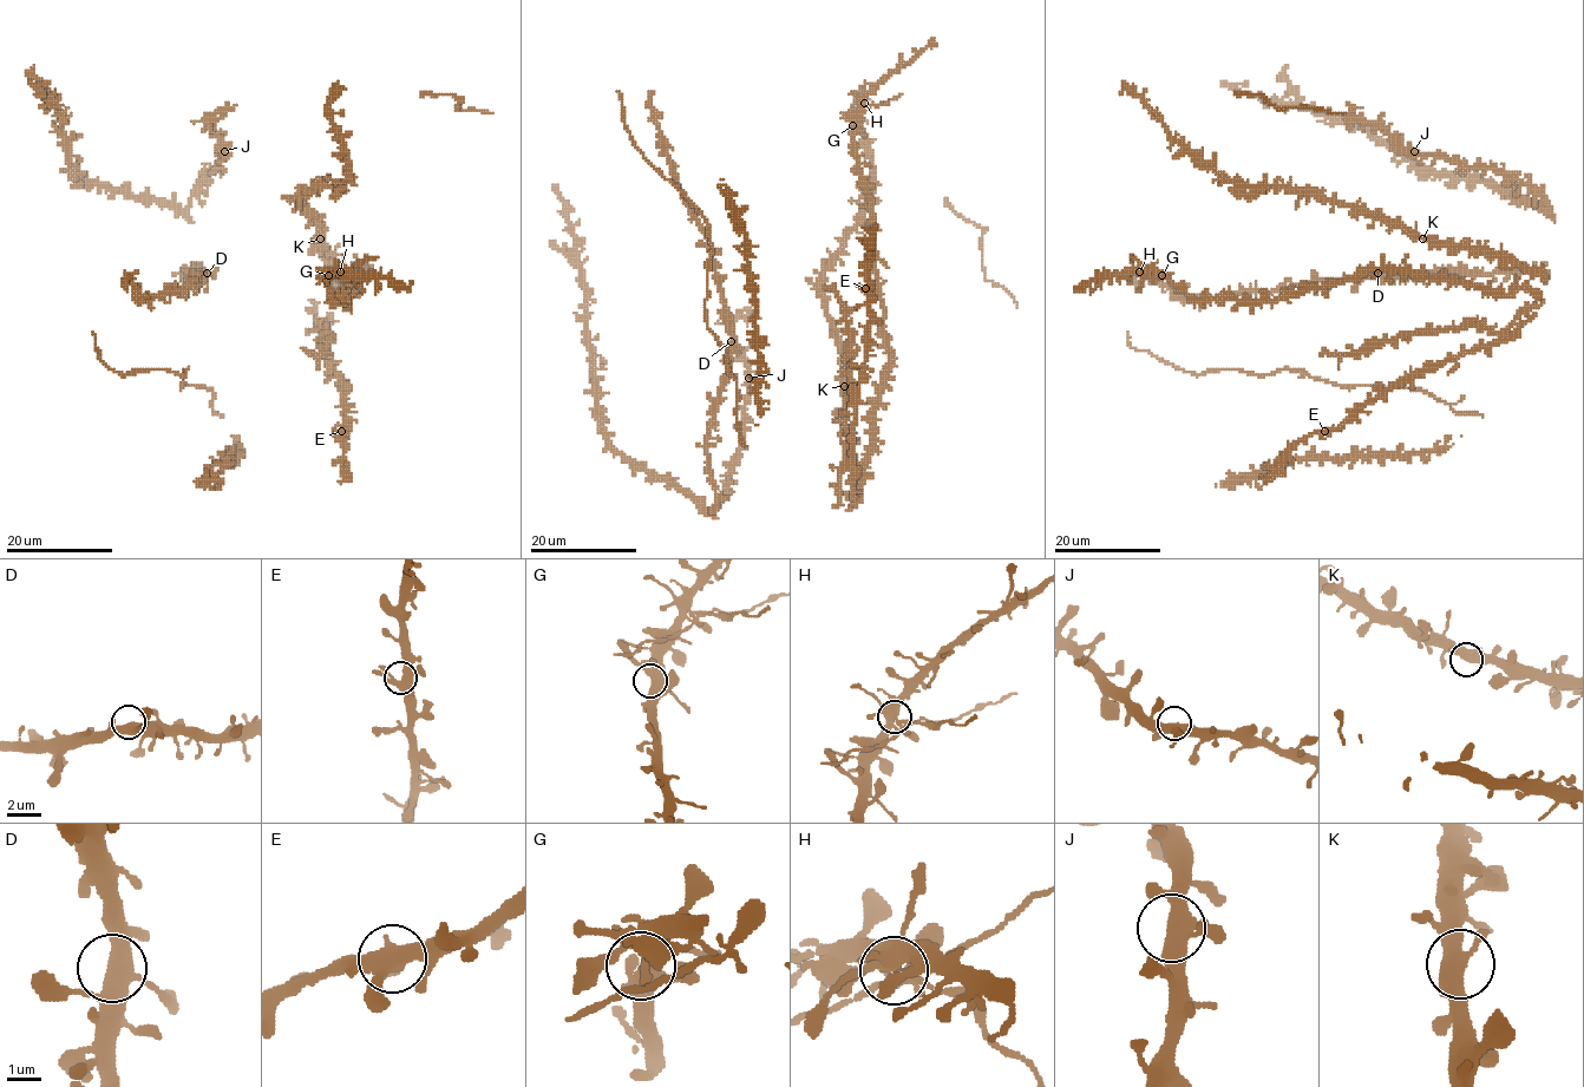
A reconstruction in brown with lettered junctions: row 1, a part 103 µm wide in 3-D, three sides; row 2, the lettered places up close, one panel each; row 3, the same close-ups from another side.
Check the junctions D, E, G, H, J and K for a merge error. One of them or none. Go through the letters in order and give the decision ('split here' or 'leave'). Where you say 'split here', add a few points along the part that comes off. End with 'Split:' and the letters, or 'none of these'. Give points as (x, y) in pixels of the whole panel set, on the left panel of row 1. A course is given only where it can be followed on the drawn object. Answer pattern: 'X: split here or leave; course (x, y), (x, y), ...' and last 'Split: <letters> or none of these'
D: leave
E: leave
G: leave
H: split here; course (340, 273), (379, 256)
J: leave
K: leave
Split: H

